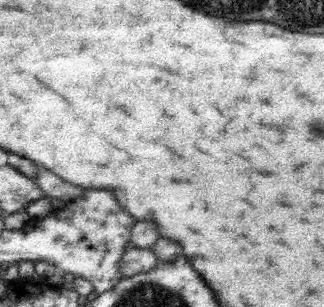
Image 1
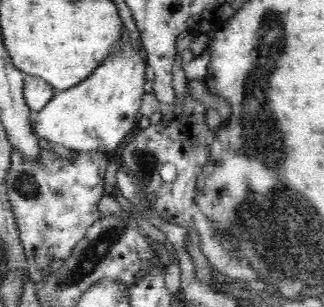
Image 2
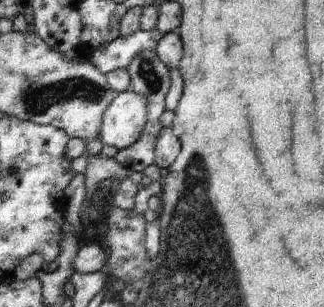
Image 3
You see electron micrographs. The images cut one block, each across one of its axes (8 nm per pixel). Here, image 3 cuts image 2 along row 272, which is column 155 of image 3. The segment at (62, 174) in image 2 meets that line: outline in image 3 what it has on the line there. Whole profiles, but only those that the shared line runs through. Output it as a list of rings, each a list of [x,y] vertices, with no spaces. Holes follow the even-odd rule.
[[[153,30],[153,32],[137,32],[131,38],[119,38],[115,42],[111,42],[109,46],[97,48],[91,54],[89,62],[95,64],[103,74],[111,74],[115,70],[127,70],[133,62],[133,58],[137,58],[137,54],[145,52],[145,50],[157,50],[159,42],[165,38],[165,34],[161,30]]]

